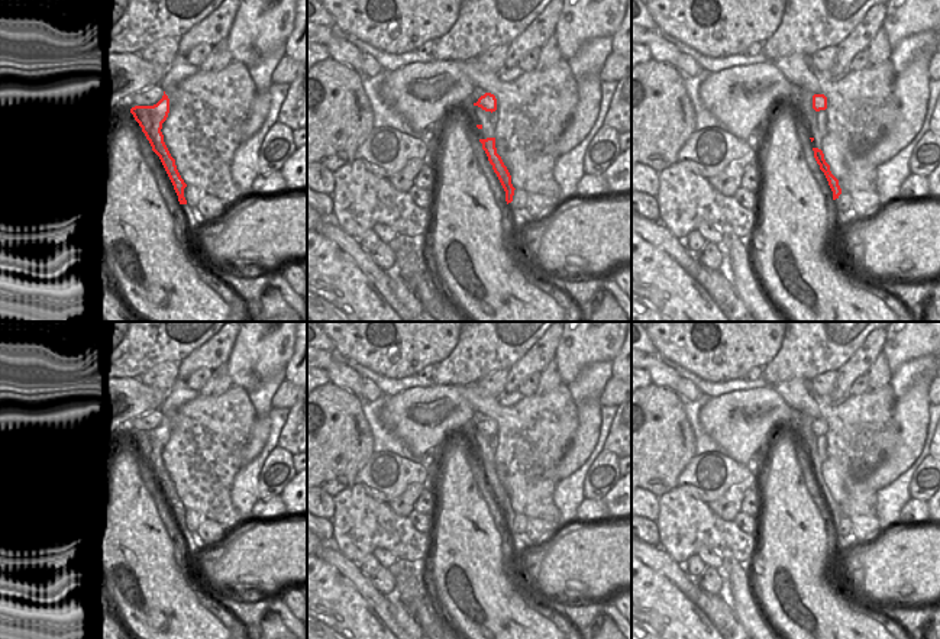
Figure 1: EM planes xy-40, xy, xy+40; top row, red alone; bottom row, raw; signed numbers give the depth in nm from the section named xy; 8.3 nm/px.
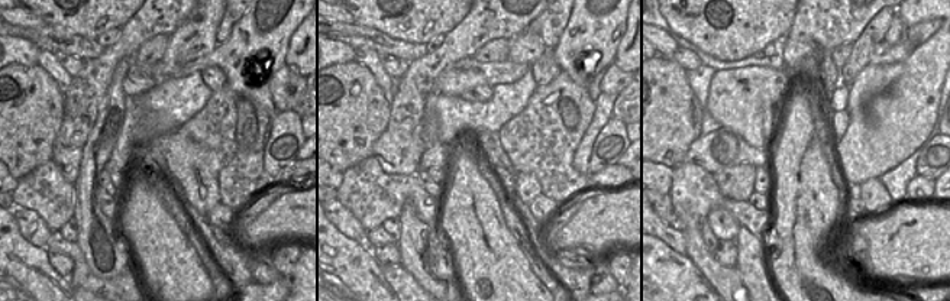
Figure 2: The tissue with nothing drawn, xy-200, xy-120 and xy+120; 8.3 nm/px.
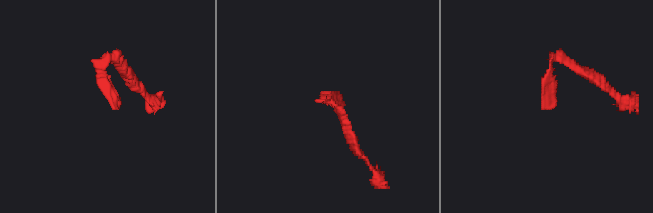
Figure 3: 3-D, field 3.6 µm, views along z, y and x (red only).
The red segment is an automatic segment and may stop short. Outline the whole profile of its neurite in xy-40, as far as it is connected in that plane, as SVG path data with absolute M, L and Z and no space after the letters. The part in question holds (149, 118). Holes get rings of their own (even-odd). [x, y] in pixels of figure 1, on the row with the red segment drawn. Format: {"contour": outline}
{"contour": "M161 85L145 88L132 99L130 113L142 128L152 151L159 156L172 185L178 196L180 204L187 204L184 188L187 184L181 178L175 159L171 156L161 132L162 123L169 113L169 99Z"}

